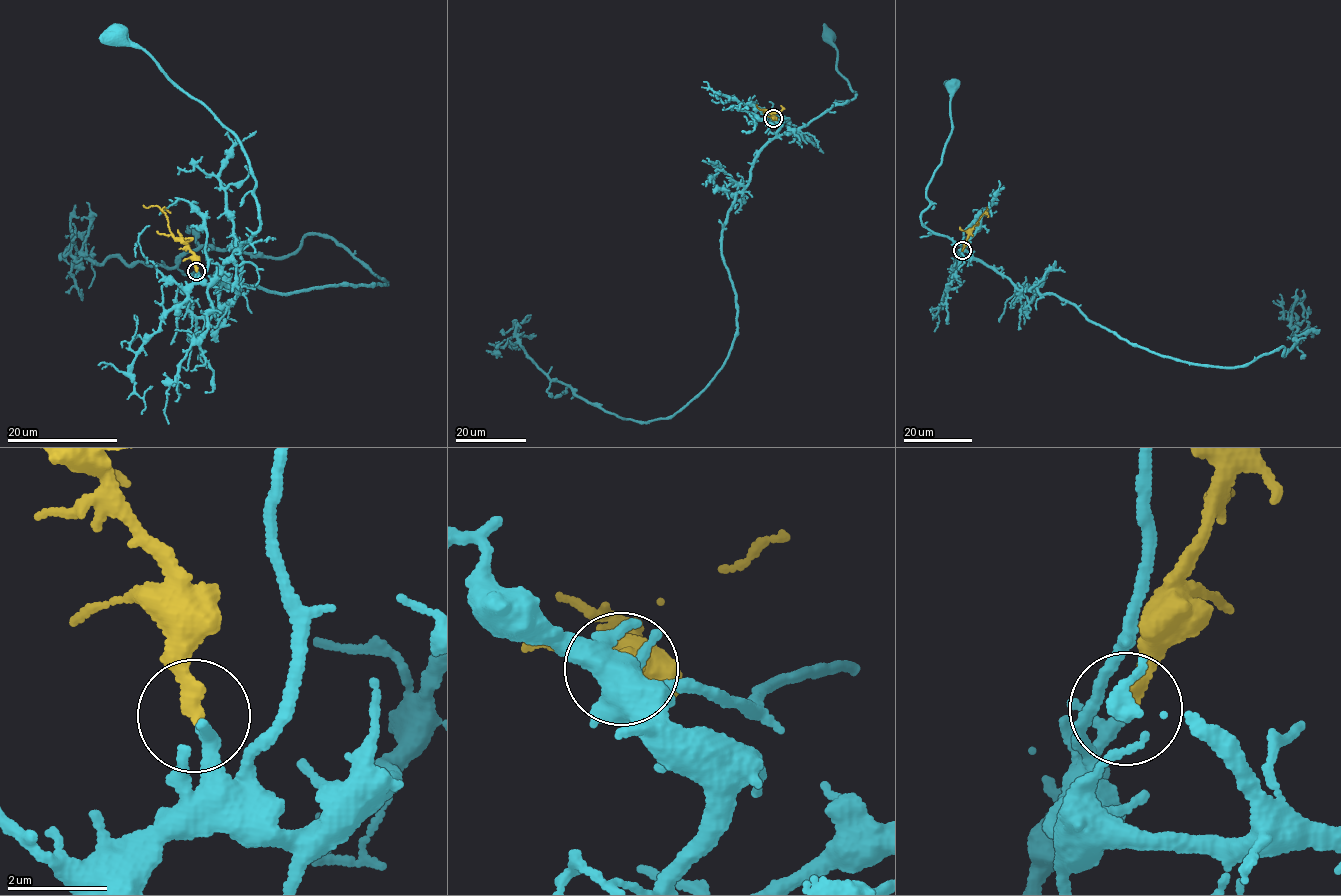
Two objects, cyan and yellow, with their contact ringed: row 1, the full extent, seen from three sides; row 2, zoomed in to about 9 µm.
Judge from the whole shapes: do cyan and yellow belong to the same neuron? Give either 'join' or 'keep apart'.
join

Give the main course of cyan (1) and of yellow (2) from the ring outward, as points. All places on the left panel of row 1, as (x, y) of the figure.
1: (197, 271), (209, 283), (219, 278), (259, 225), (252, 170), (233, 133), (118, 36)
2: (197, 271), (192, 255), (183, 242), (172, 237), (164, 212), (143, 205)

